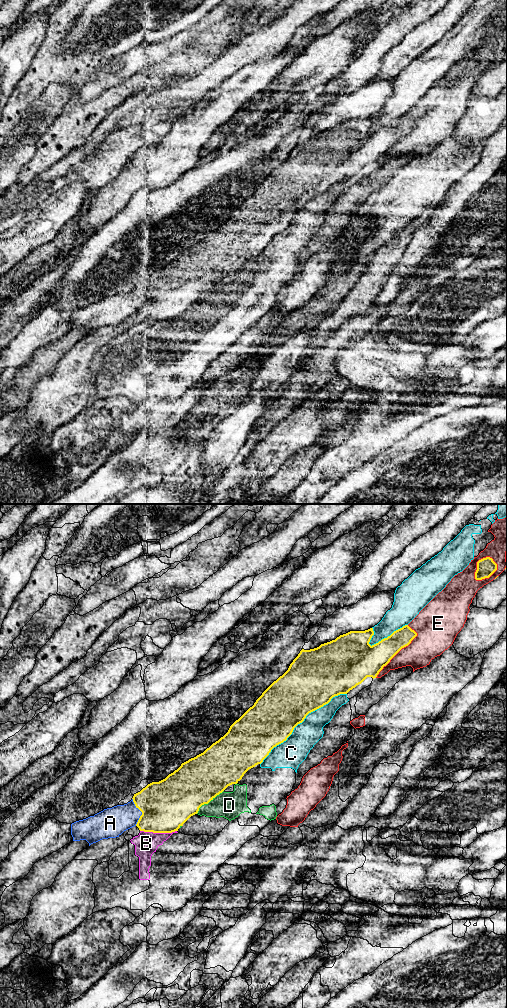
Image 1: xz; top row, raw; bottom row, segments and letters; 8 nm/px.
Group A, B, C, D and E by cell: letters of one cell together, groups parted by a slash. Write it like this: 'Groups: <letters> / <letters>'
Groups: A / B / C D / E

